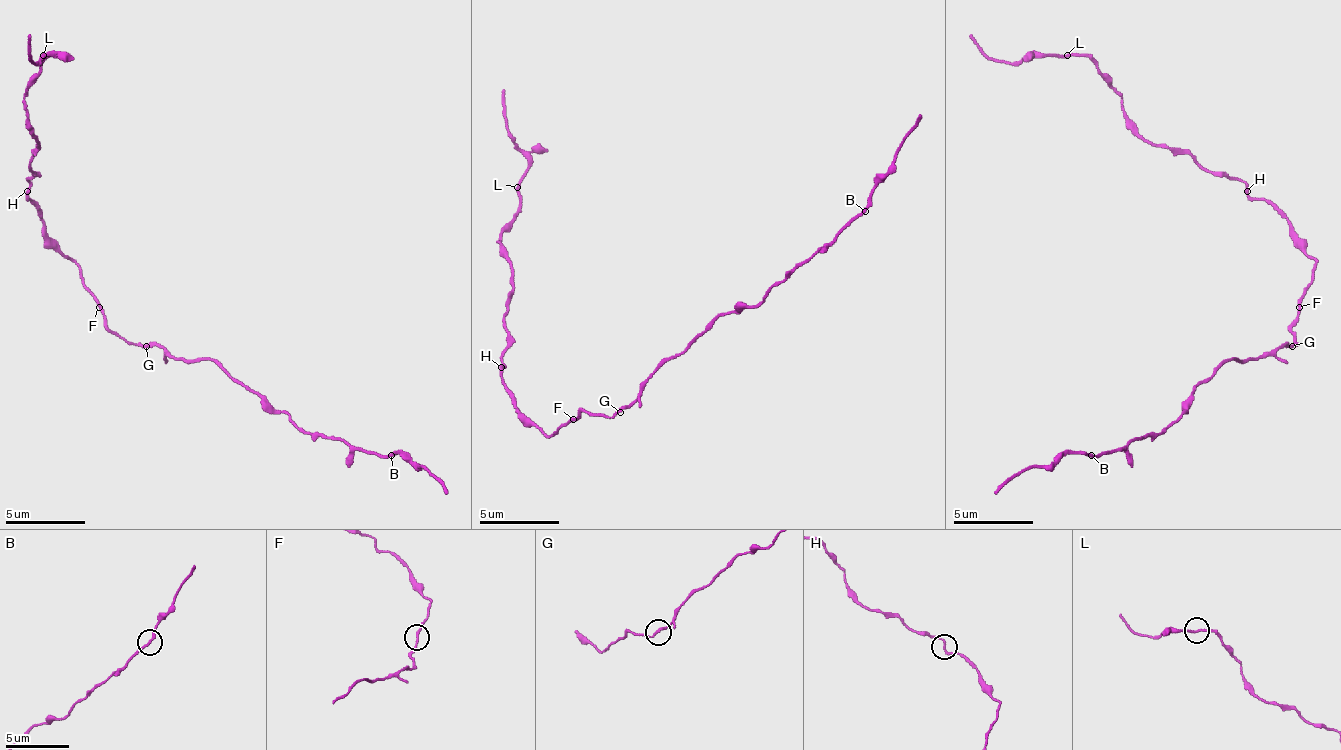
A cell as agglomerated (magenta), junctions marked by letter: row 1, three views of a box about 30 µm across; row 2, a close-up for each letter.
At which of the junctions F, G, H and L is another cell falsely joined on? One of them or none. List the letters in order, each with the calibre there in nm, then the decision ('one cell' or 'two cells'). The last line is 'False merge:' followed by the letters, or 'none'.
F: calibre 160 nm; one cell
G: calibre 170 nm; one cell
H: calibre 160 nm; one cell
L: calibre 170 nm; one cell
False merge: none

